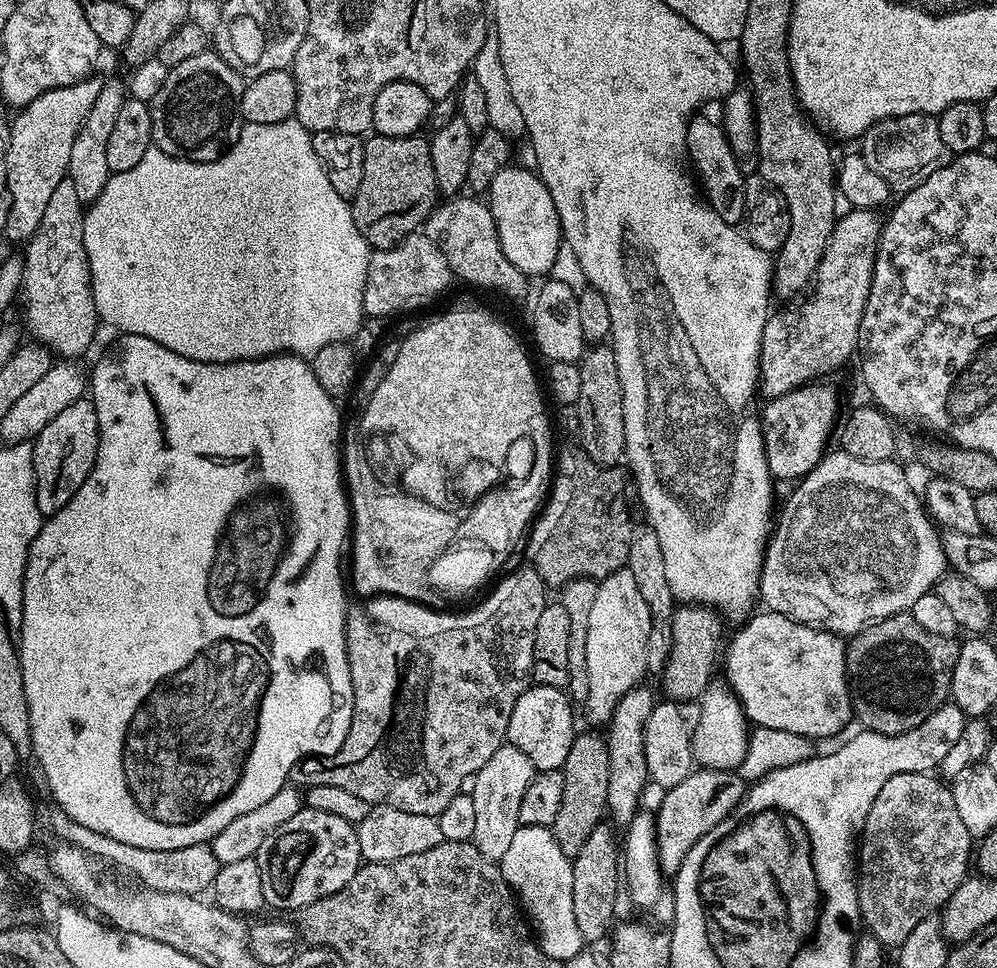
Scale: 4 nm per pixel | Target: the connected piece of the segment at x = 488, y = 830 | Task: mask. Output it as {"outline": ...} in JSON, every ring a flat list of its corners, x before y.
{"outline":[[507,742,494,750,490,762,486,762,486,766,476,772,470,784,470,795,474,802,474,834,471,843,482,850,486,858,499,862,502,854,506,854,516,829,521,827,518,806,522,806,522,794,526,794,526,786,530,786,533,775,530,758]]}

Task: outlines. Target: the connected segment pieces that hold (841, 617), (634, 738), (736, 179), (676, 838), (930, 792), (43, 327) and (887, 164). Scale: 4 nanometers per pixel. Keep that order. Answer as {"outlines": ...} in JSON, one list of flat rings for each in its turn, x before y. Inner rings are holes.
{"outlines":[[[843,450,835,451,829,451,820,457,820,463,814,466,814,470,805,474,793,487,797,488,789,494,784,509,781,512,779,509,778,519,770,532,768,546,764,549,764,565,760,571,759,599,767,611,782,614,786,618,796,621,797,624,805,624,811,628,823,628,826,632,835,632,841,638,851,638,860,633,863,628,869,628,880,620,912,609,914,602,918,602,918,598,922,598,922,594,933,591,941,576,945,575,946,561,941,533,922,507,921,501,918,499,918,492,912,489,907,474,896,465,895,459,870,462,862,458,854,458]],[[645,686,631,688,612,711,612,719,606,725,606,743,610,762,610,782,608,783,607,815,616,826,627,826,641,807,640,795,644,787,649,787,644,749,644,727,646,718,650,718,654,697],[612,816,612,817,611,817]],[[703,114,693,116,686,130,686,146,688,147,688,159,695,175,698,177,702,195,708,201,708,205,722,218,722,222,739,225,744,218,744,181,746,172,743,172,741,161,737,160,732,152,730,142,726,138,723,127,712,120,707,120]],[[693,770,678,786,663,793,664,801,655,809,657,846,663,859,671,854,684,855,693,848,694,842,713,829,737,807,747,792,745,779,732,770]],[[895,772,894,775,887,777,877,787,881,788,877,790,876,797,870,800,868,804,868,813,864,819,864,827,858,836,858,879,856,889,858,890,858,902,860,903,860,918,863,927,868,927,865,929,867,929,870,935,874,939,879,940,884,946,904,944,906,938,910,938,914,926,918,926,923,920,929,919,933,914,939,913,954,894,954,890,958,890,958,886,962,886,962,882,968,879,970,875,970,865,974,860,974,837,967,832,966,825,962,822,957,807,954,806,951,787,947,783,943,784,942,781,935,780,933,776,927,772]],[[63,180,54,186,54,194,50,194,50,202,42,213,42,222,38,222,38,230,26,242,28,248,22,253,24,261,24,282,22,296,28,299,28,328,32,331,31,339,39,342,49,352,60,358,80,358,92,344,96,336,98,317,94,306,90,266,86,258,84,245,84,214,86,208,81,204,74,190,74,182]],[[927,112,879,120,864,131,859,144,858,152,863,156,866,166,875,170,881,178,886,178,889,189,892,190,916,188,922,182,926,182,926,178,930,178,934,170,946,166,950,159,946,142,942,142,942,137,938,135,936,116]]]}

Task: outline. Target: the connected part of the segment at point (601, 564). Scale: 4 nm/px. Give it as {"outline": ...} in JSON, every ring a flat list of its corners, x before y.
{"outline":[[580,454,564,456,561,460,559,457,558,464,559,467,554,472,554,483,551,485,550,495,542,511,535,517,530,528,530,535,526,540,527,563,539,574,542,582,553,590,563,588,572,580,587,578,599,582,605,580,610,574,614,574,619,568,625,567,628,563,630,542,634,531,634,525,632,525,634,500,630,495,630,480,623,467,600,468,598,471,597,465]]}

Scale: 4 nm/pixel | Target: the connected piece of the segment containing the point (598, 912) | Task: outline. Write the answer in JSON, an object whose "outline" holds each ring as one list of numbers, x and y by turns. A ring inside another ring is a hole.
{"outline":[[601,822,594,830,590,830,590,838,582,850,572,860,574,874,574,918,578,922,578,930,582,930,585,942,600,940,613,931,612,919,616,916,616,887,621,887,622,872,618,867,618,836,615,836,613,825]]}

